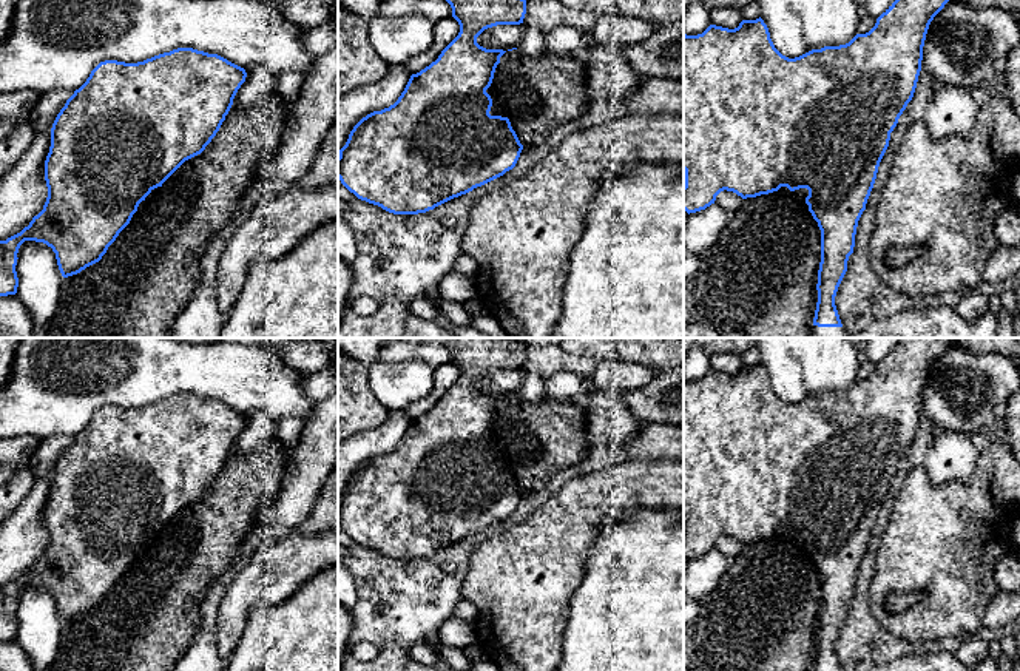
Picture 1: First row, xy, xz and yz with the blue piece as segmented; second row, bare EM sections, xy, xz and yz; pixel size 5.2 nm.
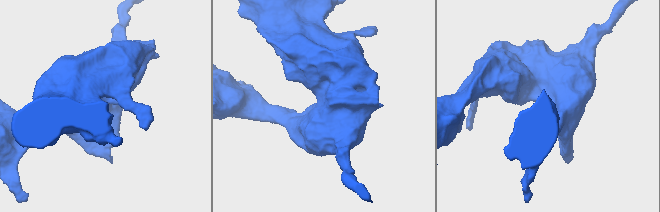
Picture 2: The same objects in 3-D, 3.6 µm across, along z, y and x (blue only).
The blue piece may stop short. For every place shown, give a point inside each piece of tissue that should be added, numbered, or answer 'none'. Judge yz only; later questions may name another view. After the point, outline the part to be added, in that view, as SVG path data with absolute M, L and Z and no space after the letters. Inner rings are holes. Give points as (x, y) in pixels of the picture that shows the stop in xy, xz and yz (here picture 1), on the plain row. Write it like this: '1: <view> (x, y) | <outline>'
1: yz (800, 540) | M781 532L778 537L782 537L789 541L792 541L795 546L798 546L806 555L809 555L809 551L806 549L806 543L809 541L807 534L799 534L795 537L790 537L787 532Z

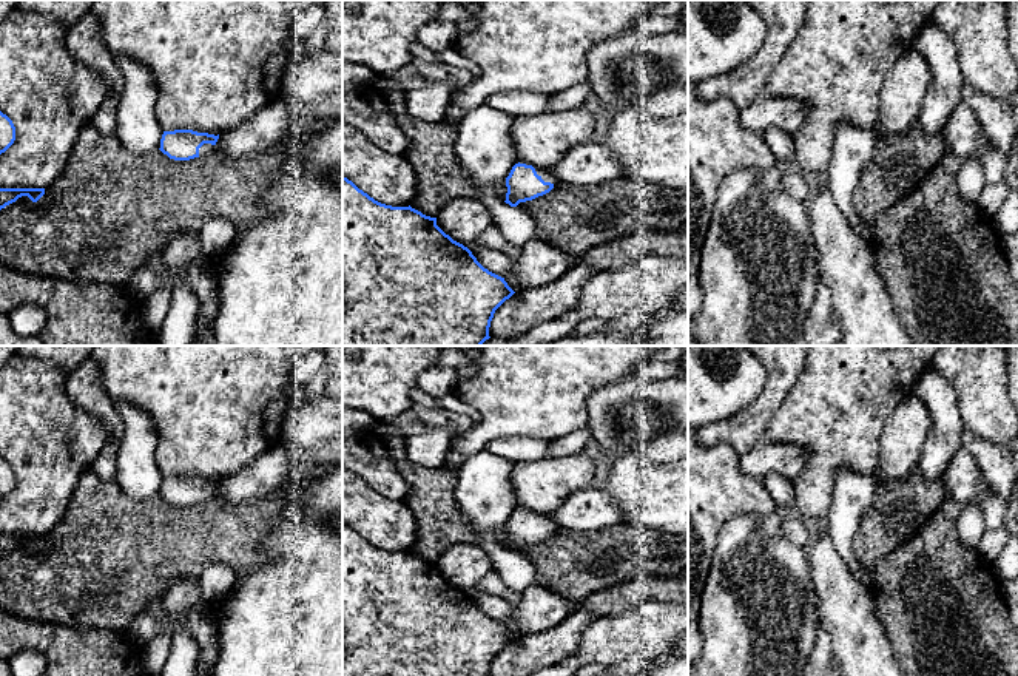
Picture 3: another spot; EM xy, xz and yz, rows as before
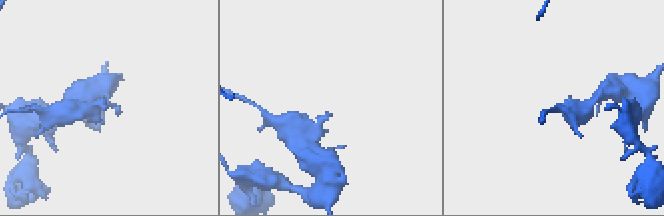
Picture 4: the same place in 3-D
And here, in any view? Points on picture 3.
1: xz (546, 522) | M534 512L535 514L535 517L537 517L537 520L544 526L544 528L551 528L551 529L557 529L557 523L551 519L551 517L548 517L548 515L541 515L541 514L538 514L538 512Z

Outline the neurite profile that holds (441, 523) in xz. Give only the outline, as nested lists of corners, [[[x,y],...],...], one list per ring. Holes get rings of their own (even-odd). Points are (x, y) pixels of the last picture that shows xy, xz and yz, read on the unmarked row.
[[[376,421],[372,429],[381,437],[409,485],[403,502],[416,520],[416,542],[410,553],[426,562],[437,563],[453,545],[478,545],[477,529],[455,497],[457,471],[409,461],[406,457],[407,435],[386,421]]]

